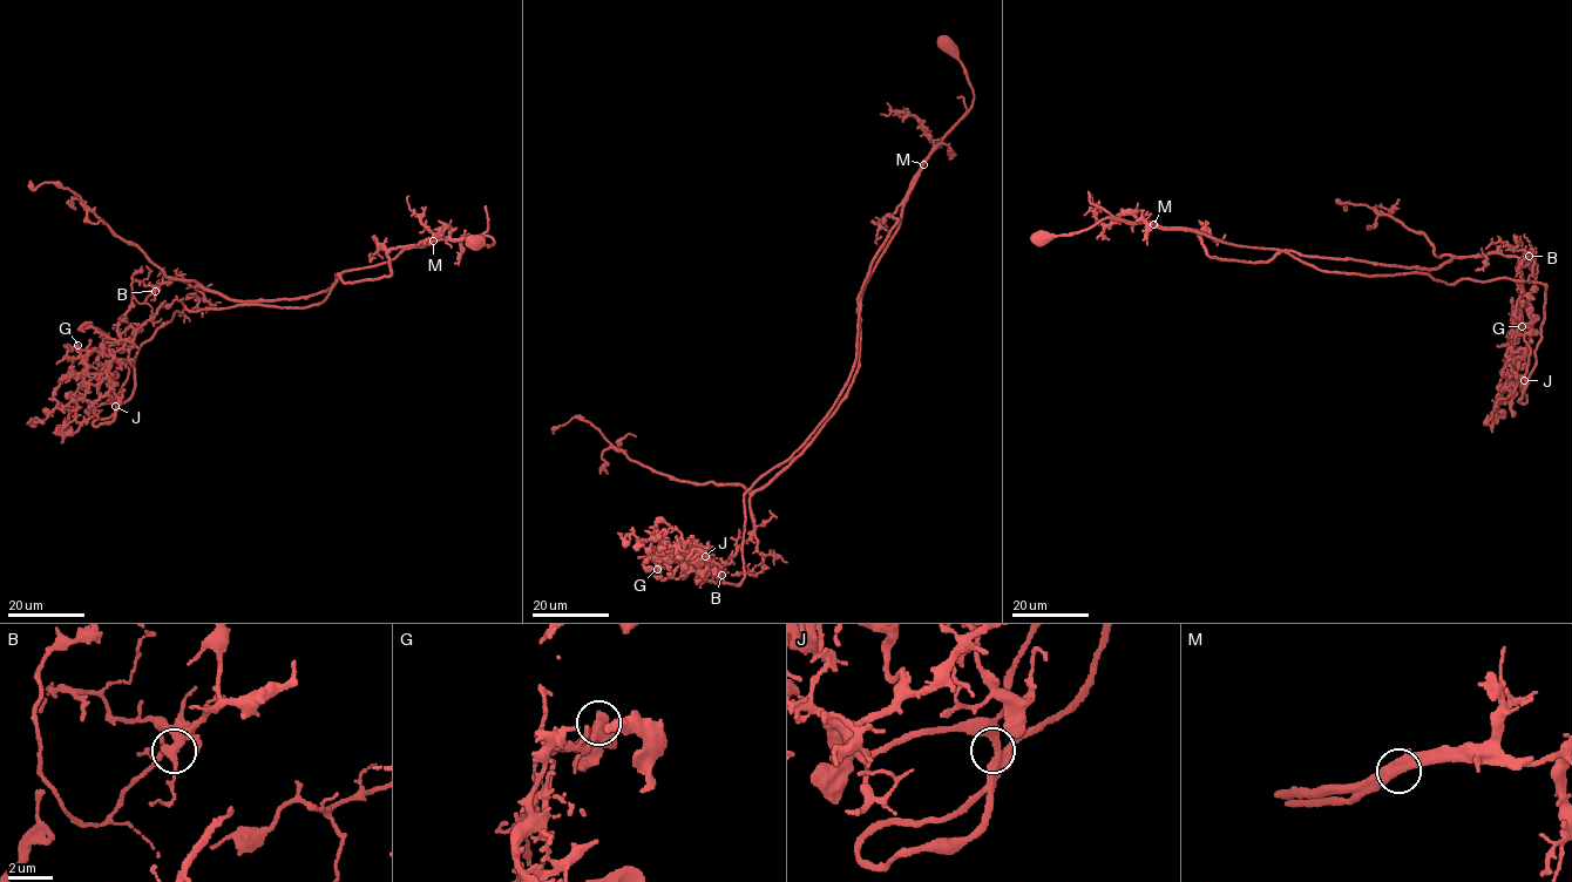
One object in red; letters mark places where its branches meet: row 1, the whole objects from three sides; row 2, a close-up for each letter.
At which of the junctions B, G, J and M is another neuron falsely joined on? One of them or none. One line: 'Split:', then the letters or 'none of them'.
Split: M

